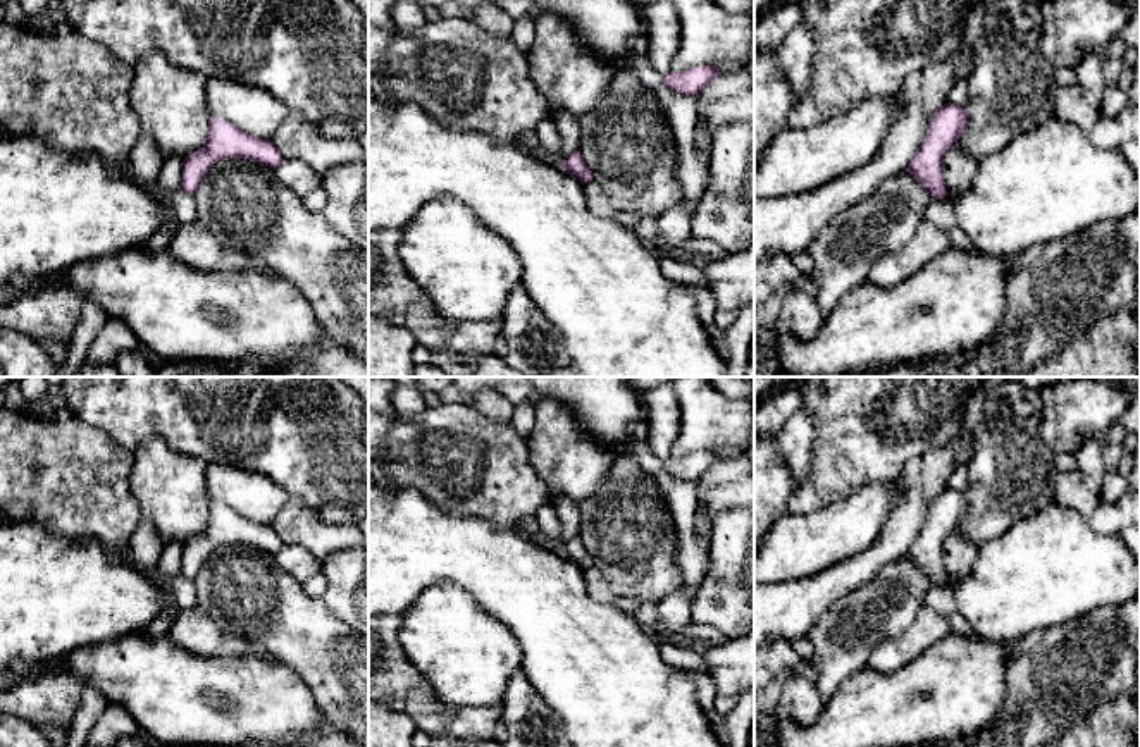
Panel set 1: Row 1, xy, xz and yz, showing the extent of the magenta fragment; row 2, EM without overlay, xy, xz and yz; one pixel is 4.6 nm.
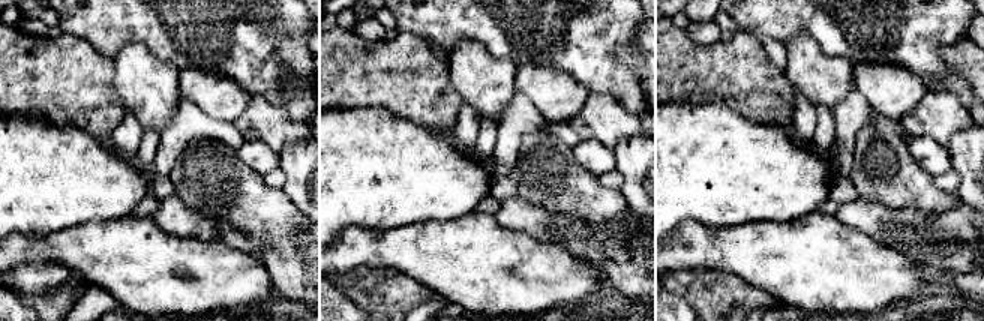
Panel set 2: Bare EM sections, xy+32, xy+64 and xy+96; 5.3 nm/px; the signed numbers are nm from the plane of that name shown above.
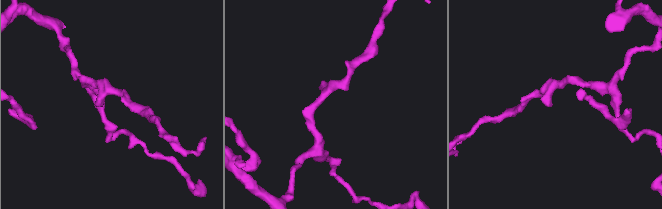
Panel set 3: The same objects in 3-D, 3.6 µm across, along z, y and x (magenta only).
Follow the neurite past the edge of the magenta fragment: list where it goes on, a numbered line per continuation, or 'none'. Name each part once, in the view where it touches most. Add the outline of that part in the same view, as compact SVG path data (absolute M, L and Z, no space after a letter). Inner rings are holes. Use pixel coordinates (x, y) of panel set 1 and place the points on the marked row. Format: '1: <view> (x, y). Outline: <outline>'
none

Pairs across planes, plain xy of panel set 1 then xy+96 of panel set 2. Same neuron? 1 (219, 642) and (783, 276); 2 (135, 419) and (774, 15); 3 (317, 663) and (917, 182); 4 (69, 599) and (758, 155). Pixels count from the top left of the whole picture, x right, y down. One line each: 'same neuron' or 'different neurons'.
1: different neurons
2: same neuron
3: same neuron
4: same neuron

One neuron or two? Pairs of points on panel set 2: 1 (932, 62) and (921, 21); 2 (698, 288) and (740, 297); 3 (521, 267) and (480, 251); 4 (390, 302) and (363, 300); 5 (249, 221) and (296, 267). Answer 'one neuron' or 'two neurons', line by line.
1: one neuron
2: one neuron
3: one neuron
4: one neuron
5: one neuron

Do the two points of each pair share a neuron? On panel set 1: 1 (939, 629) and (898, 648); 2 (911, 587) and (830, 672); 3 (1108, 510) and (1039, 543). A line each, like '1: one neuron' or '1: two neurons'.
1: one neuron
2: one neuron
3: two neurons

